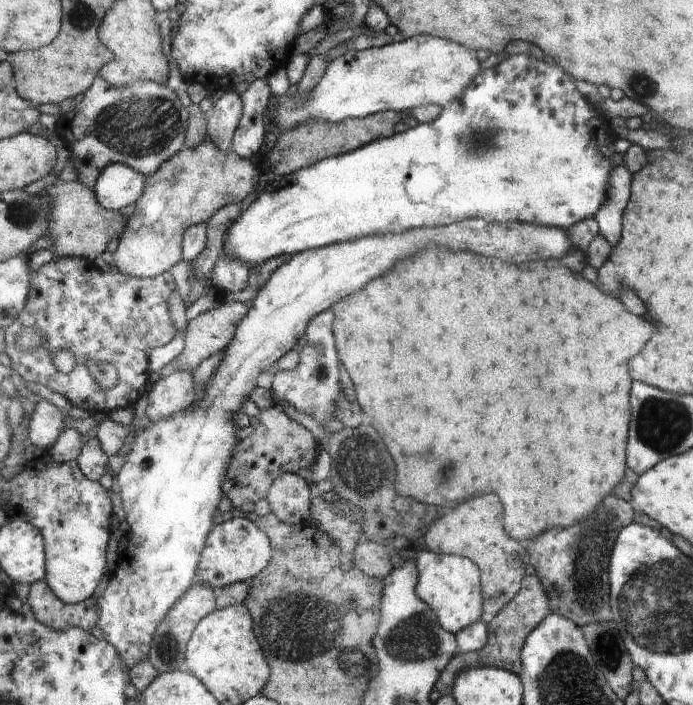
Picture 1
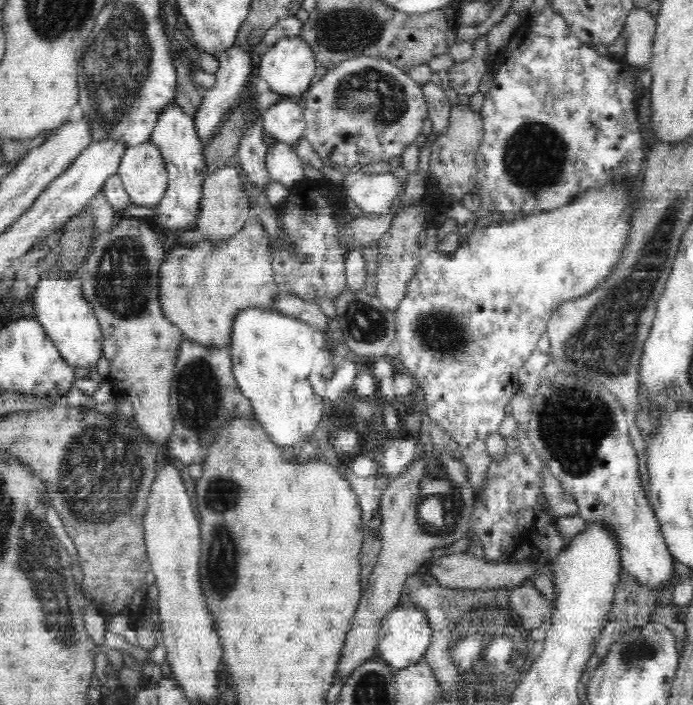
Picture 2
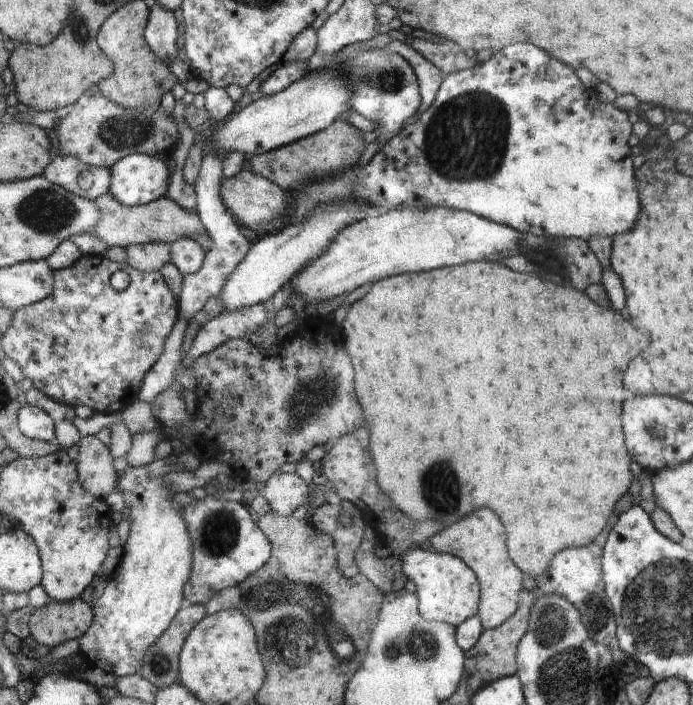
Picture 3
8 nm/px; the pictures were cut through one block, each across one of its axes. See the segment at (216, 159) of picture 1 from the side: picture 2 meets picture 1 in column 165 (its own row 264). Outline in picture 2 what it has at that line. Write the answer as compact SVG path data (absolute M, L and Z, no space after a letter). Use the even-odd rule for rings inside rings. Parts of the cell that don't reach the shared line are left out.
M250 213L250 218L228 243L175 244L170 248L166 262L160 270L160 301L167 318L178 326L186 339L206 348L229 348L232 344L232 328L239 315L250 308L275 311L280 300L278 281L274 277L271 235L262 220Z

